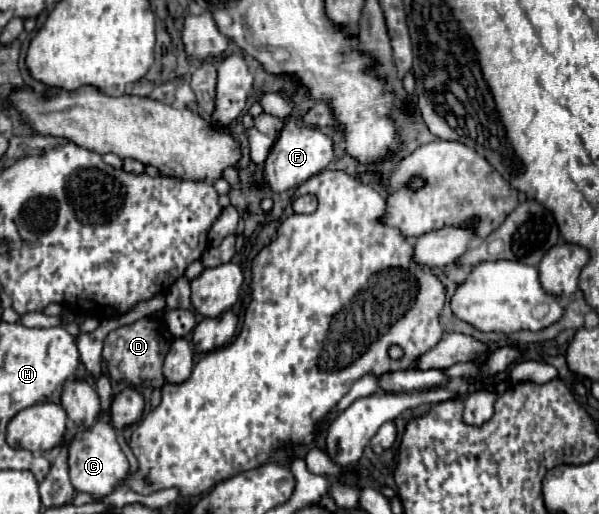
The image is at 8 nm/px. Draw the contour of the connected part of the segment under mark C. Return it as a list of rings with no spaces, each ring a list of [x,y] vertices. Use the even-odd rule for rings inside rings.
[[[107,418],[97,420],[91,428],[81,430],[75,440],[69,446],[69,470],[71,470],[71,482],[77,492],[91,494],[93,498],[109,496],[115,492],[119,484],[125,482],[129,474],[129,462],[117,444],[117,432],[109,426]]]

